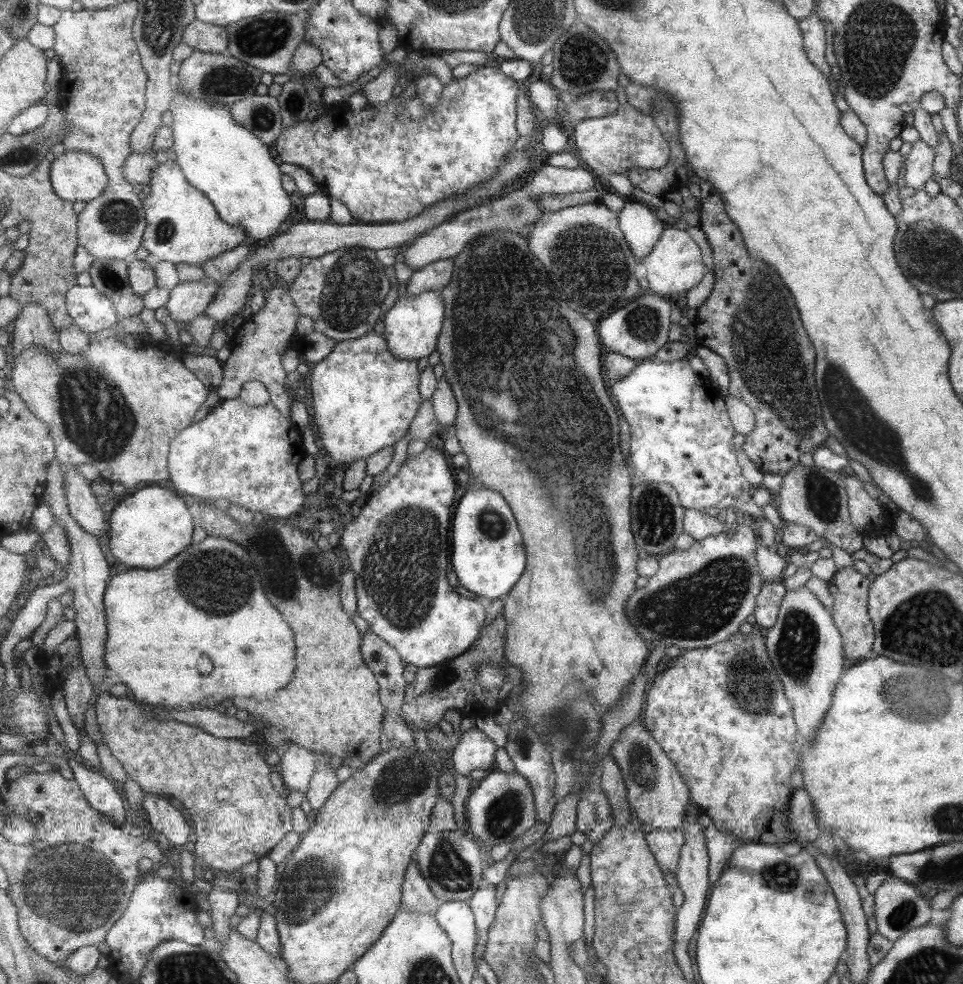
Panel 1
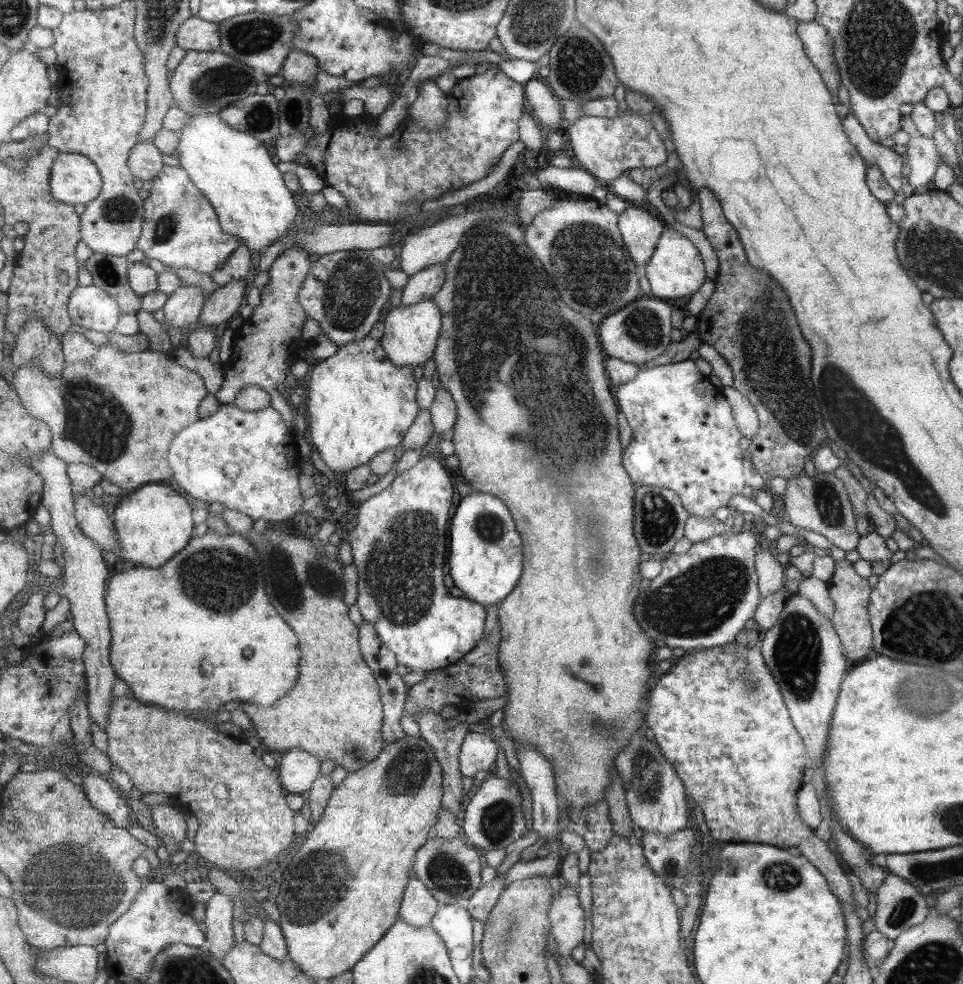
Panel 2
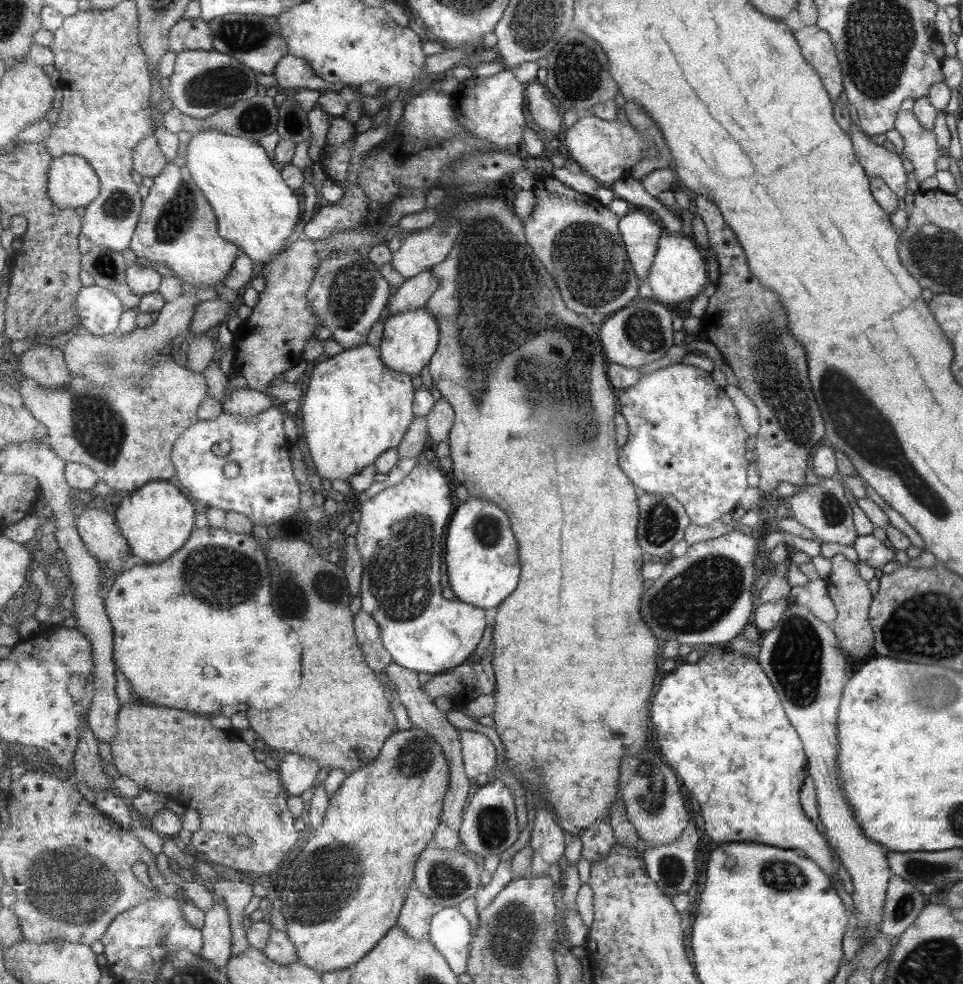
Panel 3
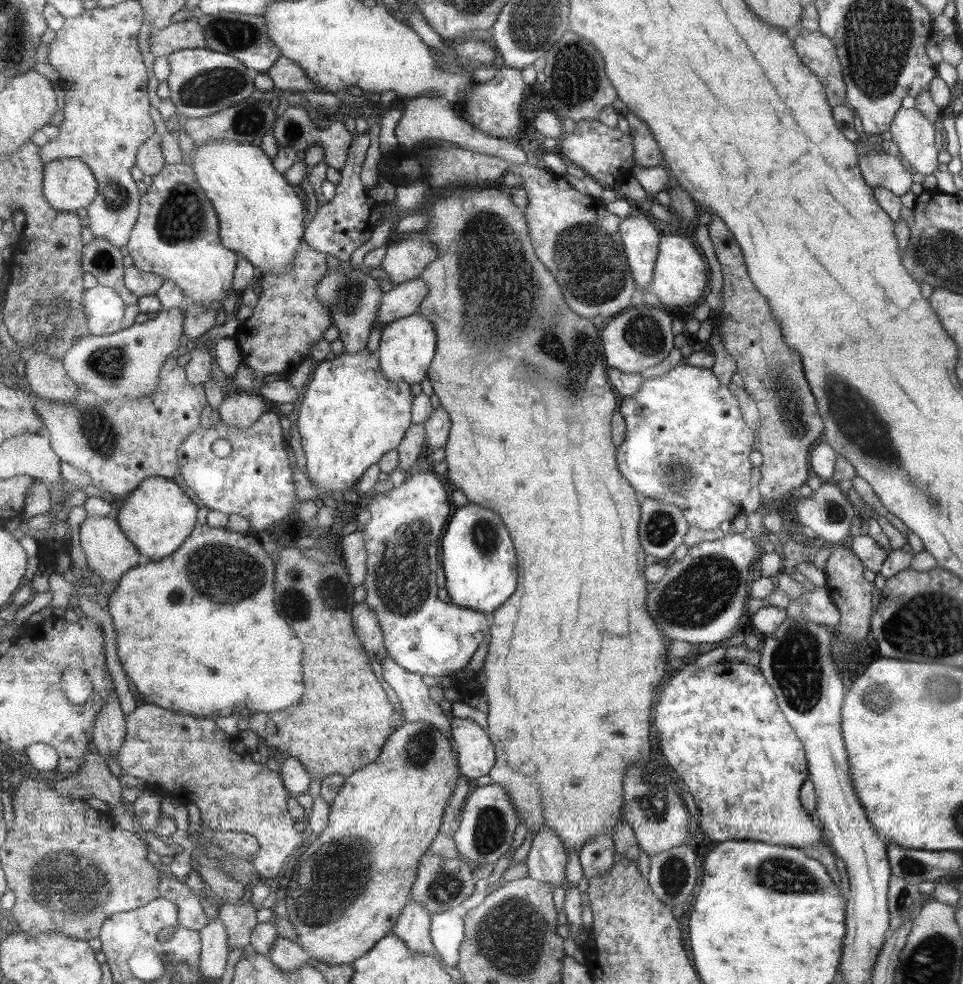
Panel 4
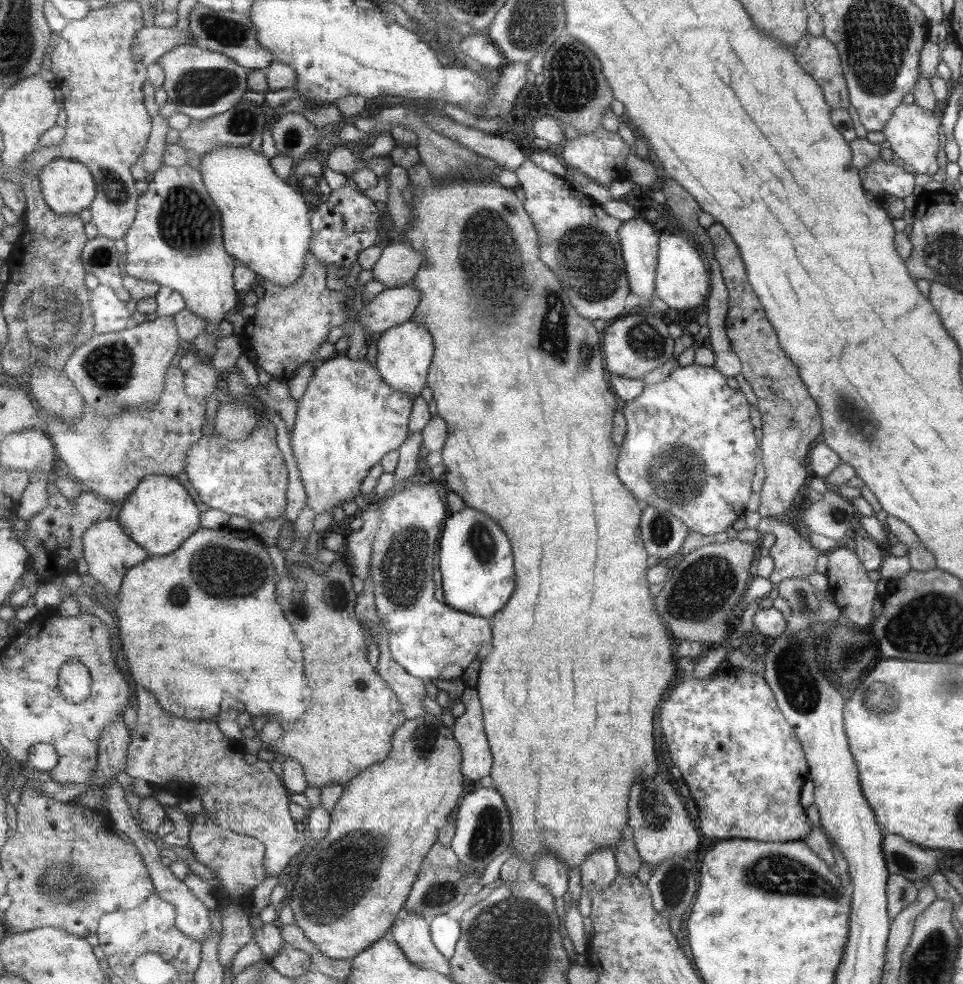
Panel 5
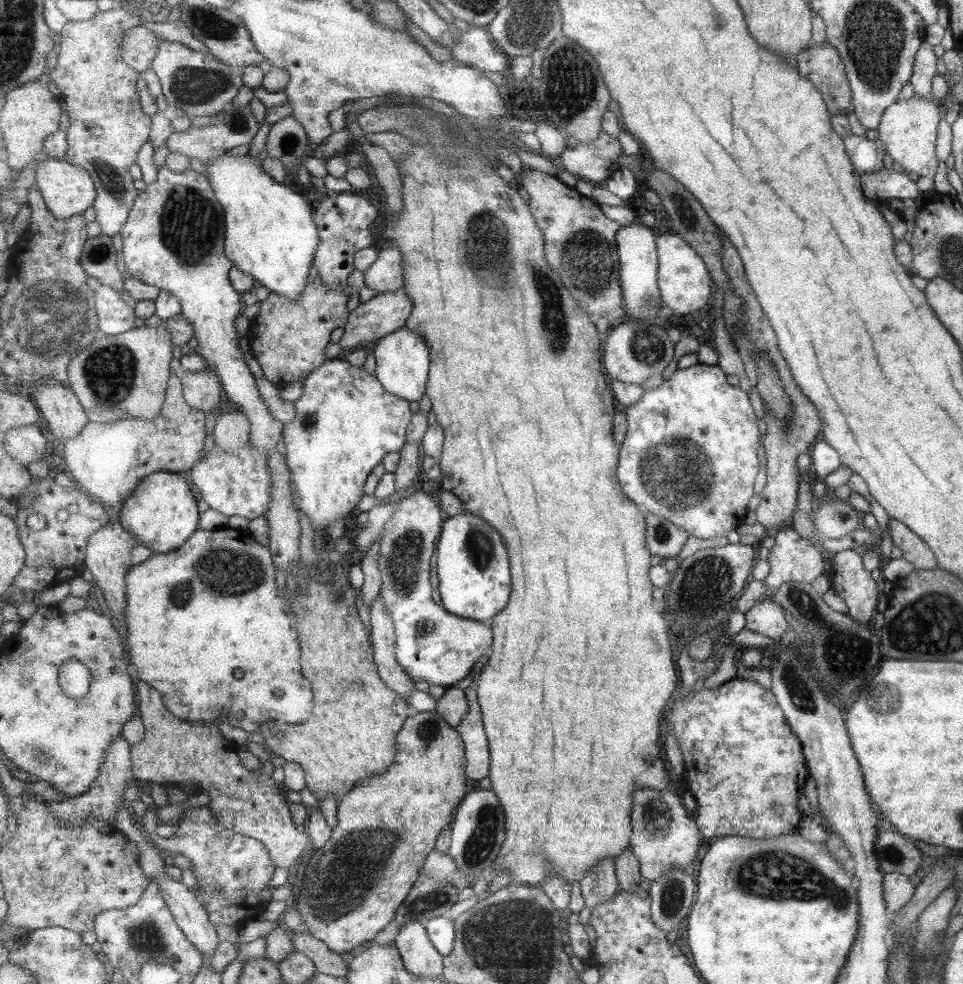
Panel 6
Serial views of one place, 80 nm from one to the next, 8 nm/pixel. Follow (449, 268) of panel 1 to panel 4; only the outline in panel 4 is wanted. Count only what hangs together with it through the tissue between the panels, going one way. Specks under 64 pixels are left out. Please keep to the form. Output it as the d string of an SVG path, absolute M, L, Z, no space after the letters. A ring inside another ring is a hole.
M421 278L387 291L379 303L376 329L419 313L428 294L429 285Z

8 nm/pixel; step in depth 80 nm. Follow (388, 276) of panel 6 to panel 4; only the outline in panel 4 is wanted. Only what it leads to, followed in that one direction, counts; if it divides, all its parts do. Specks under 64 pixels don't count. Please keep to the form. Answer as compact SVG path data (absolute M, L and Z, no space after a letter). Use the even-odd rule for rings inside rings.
M418 231L415 238L403 238L388 248L381 268L389 273L394 287L419 279L429 264L439 258L437 245Z

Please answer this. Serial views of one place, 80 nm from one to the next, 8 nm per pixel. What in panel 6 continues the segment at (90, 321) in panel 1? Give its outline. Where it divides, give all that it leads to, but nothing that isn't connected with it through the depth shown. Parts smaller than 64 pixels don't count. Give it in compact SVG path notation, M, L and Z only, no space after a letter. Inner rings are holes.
M108 285L95 292L100 335L119 336L136 328L136 310L121 298L120 292Z

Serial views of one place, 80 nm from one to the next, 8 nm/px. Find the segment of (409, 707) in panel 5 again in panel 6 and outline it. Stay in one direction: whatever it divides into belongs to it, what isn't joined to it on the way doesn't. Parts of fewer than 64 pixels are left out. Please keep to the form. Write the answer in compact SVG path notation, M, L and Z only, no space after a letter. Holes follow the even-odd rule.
M381 594L372 602L370 610L371 639L380 675L391 688L407 698L415 690L415 683L409 679L409 674L397 658L395 619Z

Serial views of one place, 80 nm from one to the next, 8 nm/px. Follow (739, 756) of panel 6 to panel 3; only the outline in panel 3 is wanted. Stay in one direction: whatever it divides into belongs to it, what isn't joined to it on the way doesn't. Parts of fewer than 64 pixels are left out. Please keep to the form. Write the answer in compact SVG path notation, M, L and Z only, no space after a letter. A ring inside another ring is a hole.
M724 647L721 654L716 653L700 656L697 663L687 663L682 661L679 666L675 666L664 678L660 680L657 687L657 692L654 692L652 700L652 721L653 732L656 734L657 746L659 752L676 770L677 776L681 777L681 784L683 790L687 792L688 798L692 803L696 803L698 808L701 808L701 816L703 819L703 830L705 834L715 840L715 842L754 842L765 845L773 845L777 848L786 848L802 851L813 863L818 865L825 873L836 874L836 865L831 868L831 852L823 840L823 836L817 832L815 823L803 814L802 808L799 808L798 794L805 778L805 756L803 756L803 747L799 737L795 733L795 729L791 728L791 724L785 718L784 710L779 702L775 687L771 688L770 680L765 678L766 673L760 667L757 657L747 656L744 653L732 652L728 647Z

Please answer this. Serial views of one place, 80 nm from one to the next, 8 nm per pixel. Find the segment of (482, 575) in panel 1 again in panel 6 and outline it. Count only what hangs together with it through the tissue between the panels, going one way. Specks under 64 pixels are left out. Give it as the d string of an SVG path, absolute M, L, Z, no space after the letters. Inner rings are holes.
M467 512L446 518L443 529L436 570L443 608L455 616L478 620L492 628L496 616L508 606L513 590L504 538L487 521Z

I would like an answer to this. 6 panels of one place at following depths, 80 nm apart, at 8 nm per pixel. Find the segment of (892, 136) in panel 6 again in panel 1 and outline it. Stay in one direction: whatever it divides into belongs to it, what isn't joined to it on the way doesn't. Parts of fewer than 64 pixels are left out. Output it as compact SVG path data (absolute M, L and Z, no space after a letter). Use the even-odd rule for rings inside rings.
M921 139L912 142L910 153L903 157L906 171L901 184L915 190L922 188L931 179L934 158L935 146L925 144Z

